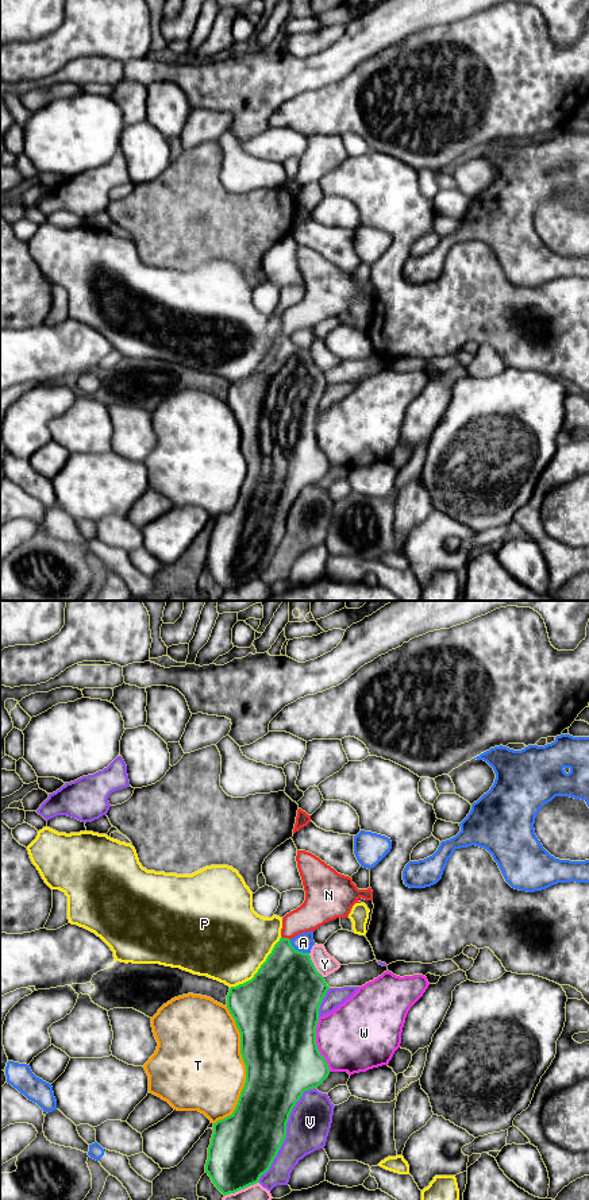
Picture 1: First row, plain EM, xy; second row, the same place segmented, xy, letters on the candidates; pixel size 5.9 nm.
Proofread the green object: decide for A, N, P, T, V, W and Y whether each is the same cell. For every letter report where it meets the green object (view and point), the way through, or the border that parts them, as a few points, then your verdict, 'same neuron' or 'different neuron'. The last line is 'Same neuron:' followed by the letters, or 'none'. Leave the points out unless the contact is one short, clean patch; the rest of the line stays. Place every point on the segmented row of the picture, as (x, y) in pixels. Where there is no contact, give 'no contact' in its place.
A: contact xy (297, 950); border xy (289, 940), (296, 949), (308, 953); different neuron
N: contact xy (285, 938); way xy (288, 980), (285, 938), (304, 918), (316, 910); same neuron
P: contact xy (260, 968); different neuron
T: contact xy (246, 1068); different neuron
V: contact xy (285, 1131); different neuron
W: contact xy (316, 1045); different neuron
Y: contact xy (314, 965); different neuron
Same neuron: N

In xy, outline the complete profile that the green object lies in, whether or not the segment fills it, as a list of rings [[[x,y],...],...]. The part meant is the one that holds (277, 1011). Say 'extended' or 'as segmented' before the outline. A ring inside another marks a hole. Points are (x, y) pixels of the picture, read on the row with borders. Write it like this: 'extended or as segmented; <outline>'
extended; [[[297,850],[297,868],[305,900],[282,918],[281,938],[254,977],[231,987],[227,1008],[240,1033],[246,1083],[234,1112],[213,1123],[205,1173],[226,1196],[259,1182],[286,1138],[289,1115],[305,1091],[317,1088],[330,1074],[316,1043],[320,1004],[330,989],[309,953],[296,950],[290,939],[315,931],[336,918],[349,917],[358,899],[373,900],[373,891],[358,890],[353,879],[338,873],[315,854]]]

